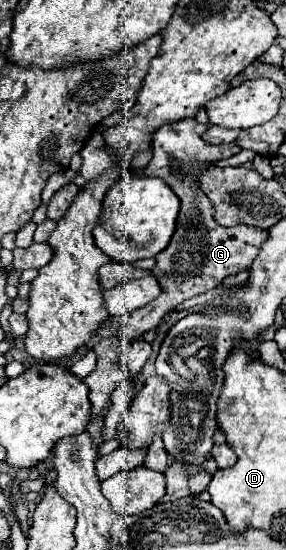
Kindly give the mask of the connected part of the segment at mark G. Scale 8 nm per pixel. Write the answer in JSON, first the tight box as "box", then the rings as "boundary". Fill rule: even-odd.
{"box":[120,117,268,345],"boundary":[[[196,117],[180,119],[174,123],[166,123],[164,127],[158,127],[152,137],[152,161],[144,169],[148,177],[158,177],[180,197],[180,215],[176,233],[162,253],[156,255],[156,265],[152,269],[152,275],[162,285],[162,293],[148,305],[136,309],[126,325],[120,329],[120,339],[124,345],[130,345],[134,339],[142,337],[146,331],[158,327],[160,319],[170,313],[176,305],[182,301],[206,293],[214,287],[218,287],[224,277],[246,271],[252,265],[252,259],[256,257],[256,251],[260,251],[260,245],[268,239],[268,231],[248,225],[236,225],[236,227],[222,227],[214,223],[212,219],[212,203],[208,203],[208,197],[198,189],[196,179],[200,177],[200,171],[210,163],[218,159],[228,159],[240,151],[236,143],[232,145],[208,145],[202,141],[200,133],[206,131],[206,125],[198,123]]]}

